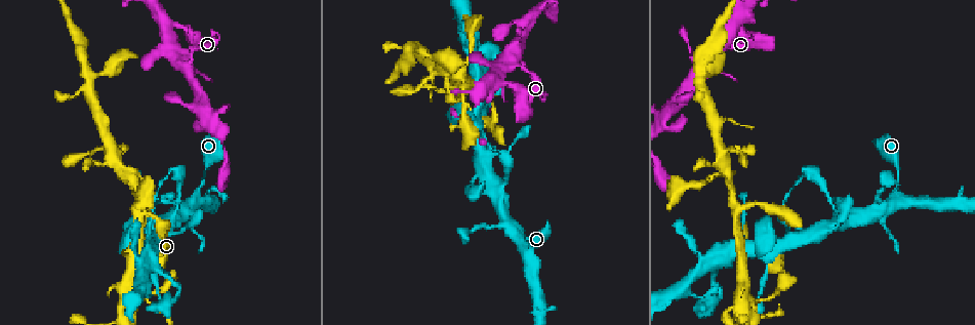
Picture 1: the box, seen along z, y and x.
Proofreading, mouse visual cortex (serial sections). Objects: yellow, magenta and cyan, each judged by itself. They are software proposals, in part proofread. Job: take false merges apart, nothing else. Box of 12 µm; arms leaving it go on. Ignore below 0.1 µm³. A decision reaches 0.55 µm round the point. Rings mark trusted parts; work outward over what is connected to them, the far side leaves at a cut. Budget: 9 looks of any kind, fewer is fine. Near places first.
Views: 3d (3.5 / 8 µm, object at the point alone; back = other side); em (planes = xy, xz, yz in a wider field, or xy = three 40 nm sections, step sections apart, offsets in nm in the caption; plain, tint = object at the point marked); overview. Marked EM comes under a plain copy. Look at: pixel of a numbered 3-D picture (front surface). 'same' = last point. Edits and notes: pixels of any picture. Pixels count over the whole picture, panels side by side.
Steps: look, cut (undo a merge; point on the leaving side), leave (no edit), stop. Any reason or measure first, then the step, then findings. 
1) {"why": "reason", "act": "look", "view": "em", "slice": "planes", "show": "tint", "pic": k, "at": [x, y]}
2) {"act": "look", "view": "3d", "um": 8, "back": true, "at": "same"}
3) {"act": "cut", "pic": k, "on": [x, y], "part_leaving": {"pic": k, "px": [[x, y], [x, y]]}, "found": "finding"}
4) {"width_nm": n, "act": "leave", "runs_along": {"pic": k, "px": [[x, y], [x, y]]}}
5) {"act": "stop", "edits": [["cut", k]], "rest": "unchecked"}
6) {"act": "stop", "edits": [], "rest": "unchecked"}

{"why": "three arms meet", "act": "look", "view": "3d", "um": 8, "pic": 1, "at": [526, 245]}

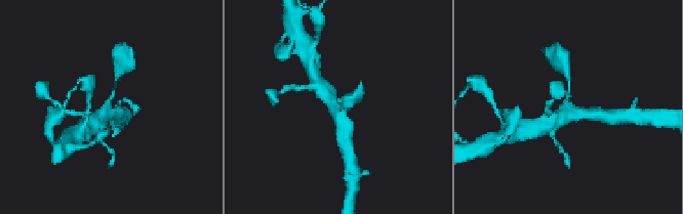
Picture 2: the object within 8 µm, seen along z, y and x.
{"act": "look", "view": "3d", "um": 3.5, "back": true, "pic": 2, "at": [337, 107]}

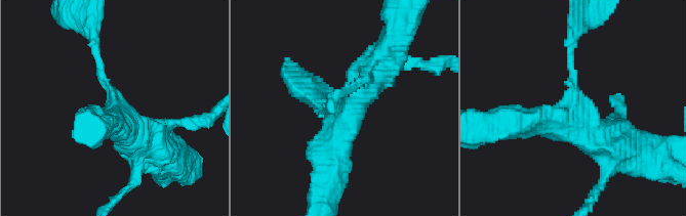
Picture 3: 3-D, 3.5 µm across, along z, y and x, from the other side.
{"act": "leave", "runs_along": {"pic": 3, "px": [[95, 52], [118, 113], [152, 146]]}, "found": "all the same cell"}

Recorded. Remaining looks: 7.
{"why": "four arms meet", "act": "look", "view": "3d", "um": 3.5, "pic": 1, "at": [746, 294]}

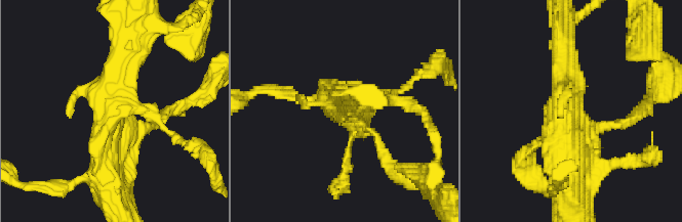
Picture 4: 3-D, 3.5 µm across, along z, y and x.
{"why": "need the tissue", "act": "look", "view": "em", "slice": "planes", "show": "tint", "pic": 4, "at": [570, 117]}

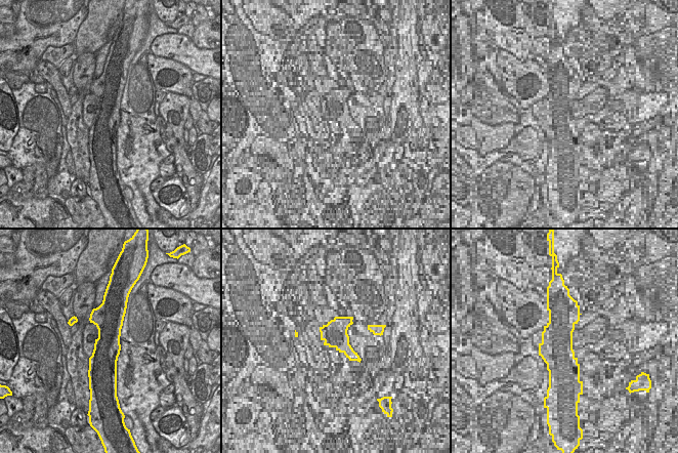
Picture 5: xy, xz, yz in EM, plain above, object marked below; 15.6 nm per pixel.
{"act": "leave", "runs_along": {"pic": 4, "px": [[125, 49], [107, 166], [93, 175]]}, "found": "all the same cell"}

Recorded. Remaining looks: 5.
{"why": "side arm on a straight run", "act": "look", "view": "3d", "um": 8, "back": true, "pic": 1, "at": [737, 215]}

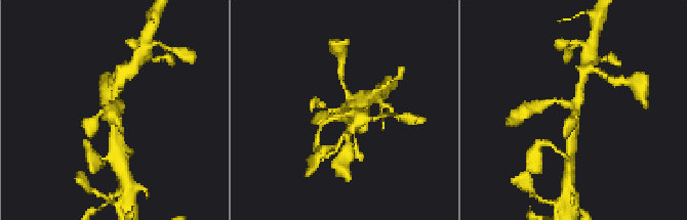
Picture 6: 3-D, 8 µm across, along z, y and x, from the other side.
{"act": "look", "view": "em", "slice": "planes", "show": "tint", "pic": 6, "at": [575, 116]}

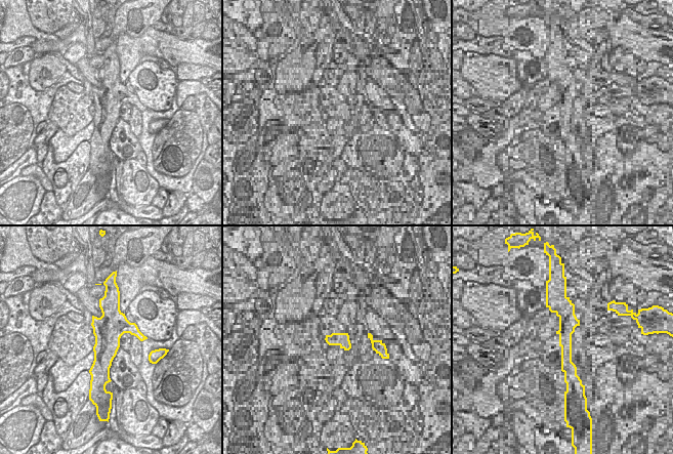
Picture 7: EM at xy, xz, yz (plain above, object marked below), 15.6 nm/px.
{"act": "leave", "runs_along": {"pic": 6, "px": [[571, 142], [575, 100], [580, 85]]}, "found": "all the same cell"}

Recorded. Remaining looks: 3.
{"why": "four or more arms meet", "act": "look", "view": "3d", "um": 3.5, "pic": 1, "at": [495, 80]}

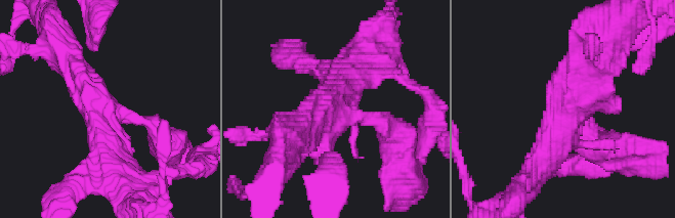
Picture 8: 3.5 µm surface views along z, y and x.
{"why": "shape alone is not enough", "act": "look", "view": "em", "slice": "xy", "step": 2, "show": "tint", "pic": 8, "at": [338, 112]}

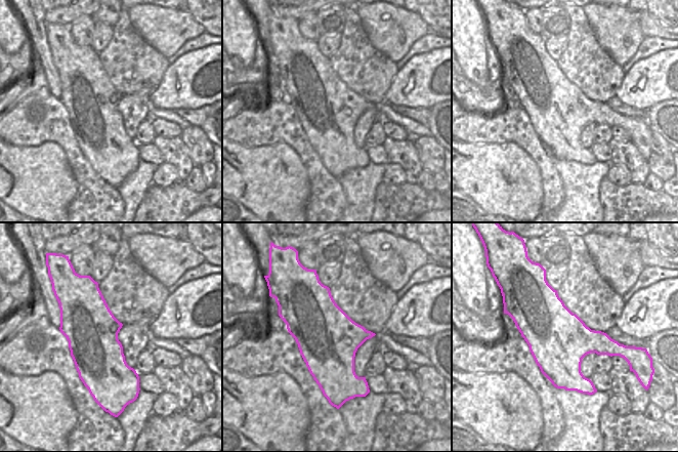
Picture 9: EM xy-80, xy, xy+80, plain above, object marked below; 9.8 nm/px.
{"act": "leave", "runs_along": {"pic": 8, "px": [[392, 132], [336, 111], [348, 79]]}, "found": "all the same cell"}

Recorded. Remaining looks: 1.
{"act": "stop", "edits": [], "rest": "unchecked"}

